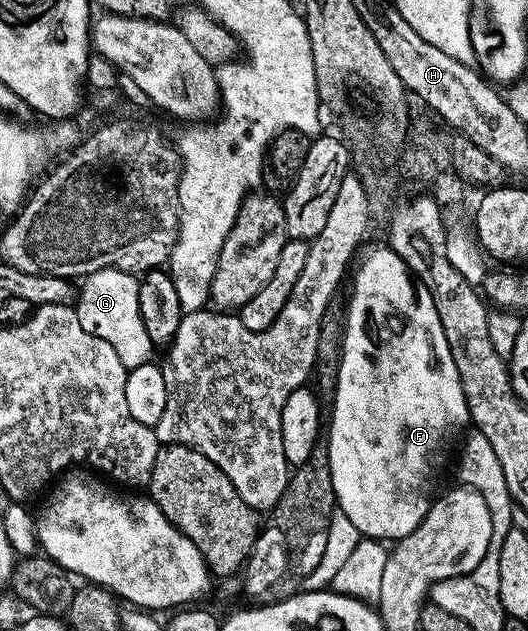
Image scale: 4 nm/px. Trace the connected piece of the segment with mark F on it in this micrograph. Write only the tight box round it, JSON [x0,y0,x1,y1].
[327,248,470,543]

